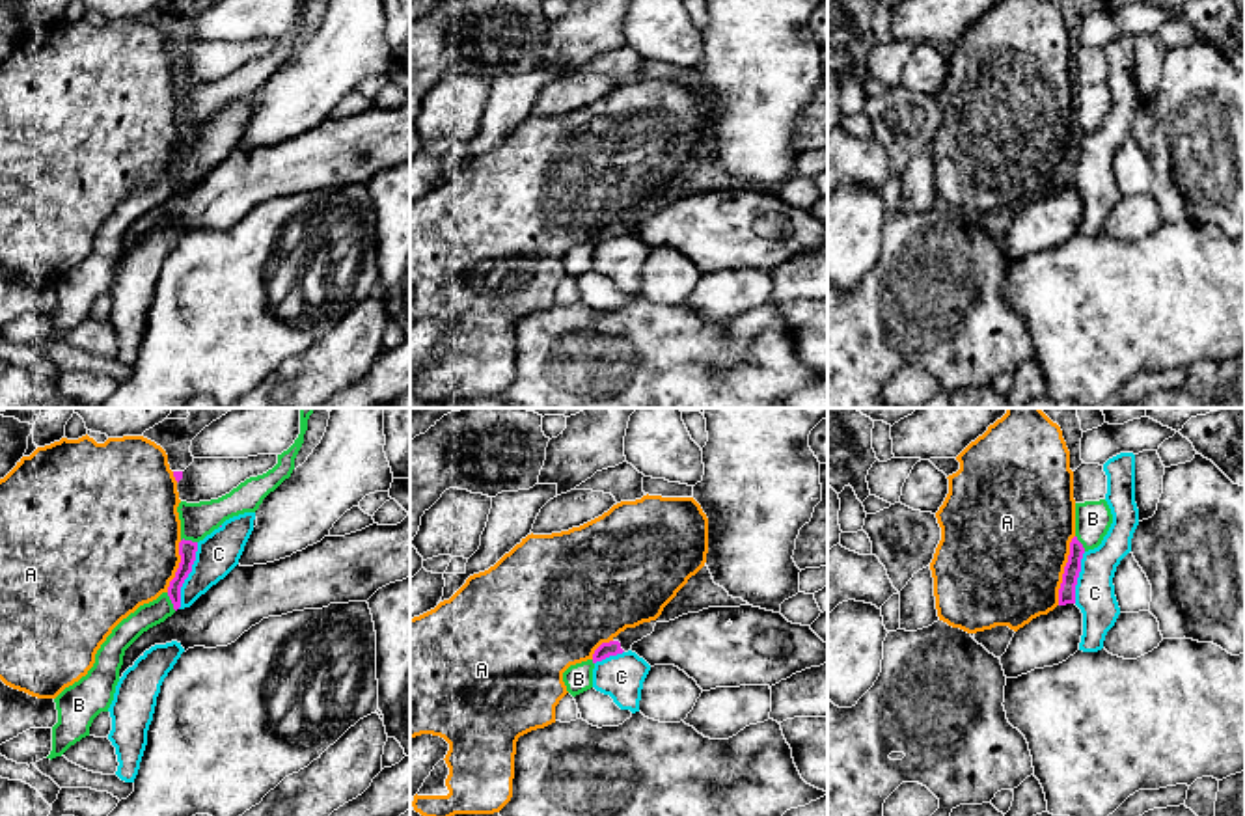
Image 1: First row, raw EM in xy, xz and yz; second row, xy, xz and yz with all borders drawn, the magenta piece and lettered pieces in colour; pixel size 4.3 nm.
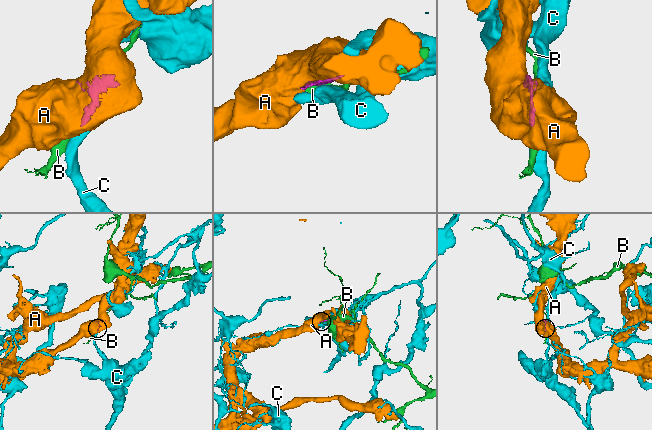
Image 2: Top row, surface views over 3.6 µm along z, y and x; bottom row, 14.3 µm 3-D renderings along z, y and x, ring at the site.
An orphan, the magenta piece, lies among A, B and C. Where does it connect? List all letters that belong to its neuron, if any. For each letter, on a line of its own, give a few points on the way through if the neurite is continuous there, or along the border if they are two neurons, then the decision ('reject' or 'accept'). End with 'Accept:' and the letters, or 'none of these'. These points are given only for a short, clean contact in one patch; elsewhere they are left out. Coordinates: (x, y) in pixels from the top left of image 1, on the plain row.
A: accept
B: reject
C: border xy (198, 125), (192, 153), (181, 170), (181, 187), (177, 190); reject
Accept: A

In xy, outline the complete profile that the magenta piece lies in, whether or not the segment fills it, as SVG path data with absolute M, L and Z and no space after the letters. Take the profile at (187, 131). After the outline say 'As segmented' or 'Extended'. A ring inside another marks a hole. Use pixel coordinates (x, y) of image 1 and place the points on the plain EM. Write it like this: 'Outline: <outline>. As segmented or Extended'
Outline: M88 17L78 22L62 20L37 30L22 39L17 48L0 61L0 263L37 281L56 281L65 270L78 265L95 246L95 237L112 212L134 196L140 188L157 183L166 175L177 194L181 190L181 170L196 143L198 125L181 119L177 89L181 86L177 65L183 54L171 54L166 34L144 19L108 20L97 26Z. Extended

